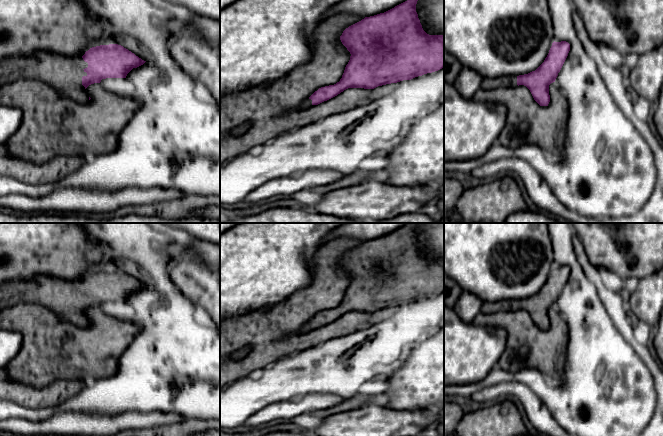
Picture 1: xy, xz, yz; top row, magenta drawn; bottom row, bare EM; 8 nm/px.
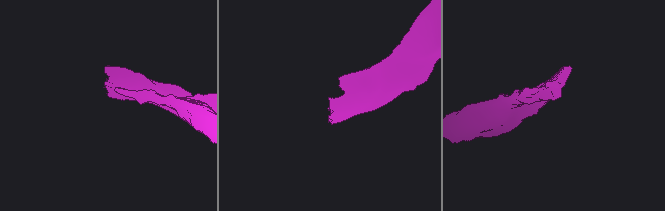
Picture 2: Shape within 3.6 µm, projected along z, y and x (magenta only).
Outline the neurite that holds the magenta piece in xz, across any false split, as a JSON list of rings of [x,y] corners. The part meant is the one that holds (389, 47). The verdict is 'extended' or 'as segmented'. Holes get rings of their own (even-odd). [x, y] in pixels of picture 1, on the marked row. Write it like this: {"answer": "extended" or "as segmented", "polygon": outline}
{"answer": "extended", "polygon": [[[407,0],[384,13],[365,17],[346,28],[340,40],[351,56],[342,78],[334,85],[319,88],[303,101],[300,109],[318,105],[348,88],[374,89],[444,68],[444,34],[429,35],[423,30],[416,12],[417,1]]]}

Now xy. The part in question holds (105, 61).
{"answer": "extended", "polygon": [[[118,44],[100,45],[90,48],[83,56],[64,56],[46,51],[38,51],[30,56],[7,57],[0,60],[0,86],[18,79],[35,79],[55,88],[56,93],[87,104],[91,99],[85,89],[106,78],[126,78],[133,69],[143,65],[134,53]]]}

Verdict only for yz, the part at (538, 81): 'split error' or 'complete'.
split error

